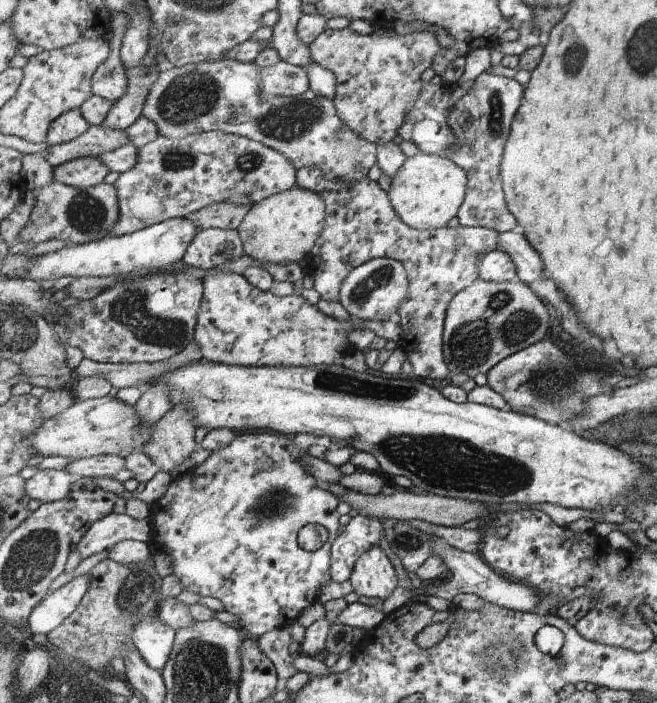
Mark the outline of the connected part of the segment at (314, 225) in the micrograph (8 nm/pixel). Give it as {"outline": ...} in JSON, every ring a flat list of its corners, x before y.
{"outline":[[295,186,285,193,260,201,239,228,244,252,253,259,269,265,293,265,309,256,317,240,325,232,326,202,315,192]]}

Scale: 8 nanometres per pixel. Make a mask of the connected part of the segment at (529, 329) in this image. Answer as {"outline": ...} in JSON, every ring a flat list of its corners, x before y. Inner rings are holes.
{"outline":[[478,279,472,286,458,293,449,304,444,327,444,356,448,368,452,374,464,373,473,377,483,373,487,376,495,366,508,357,543,340,547,326,549,326,549,306,545,304,545,298,541,298,541,294,535,294,527,283,520,280,496,282],[539,326,543,326,543,332,535,332]]}

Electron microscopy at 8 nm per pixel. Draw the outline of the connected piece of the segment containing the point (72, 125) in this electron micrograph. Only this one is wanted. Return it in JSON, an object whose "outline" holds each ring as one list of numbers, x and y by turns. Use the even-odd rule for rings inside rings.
{"outline":[[76,109,60,118,57,118,50,127,46,143,61,145,79,139,92,128,91,124,84,118,80,109]]}

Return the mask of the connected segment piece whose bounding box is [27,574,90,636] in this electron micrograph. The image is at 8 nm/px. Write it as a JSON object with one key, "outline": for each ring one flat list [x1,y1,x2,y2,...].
{"outline":[[88,574,78,576,71,582,50,592,32,613,27,627,31,634,48,636,68,620,81,605,85,594,90,590]]}

